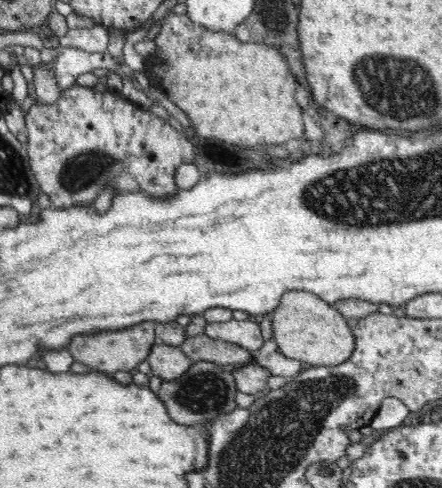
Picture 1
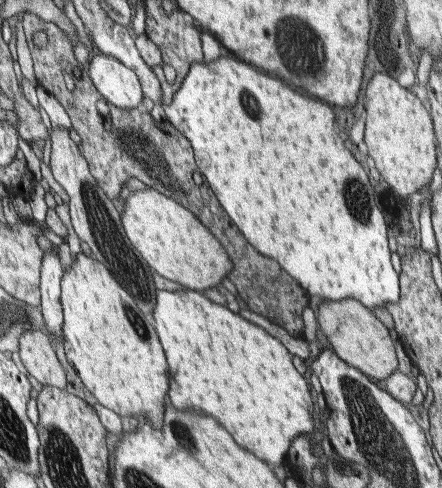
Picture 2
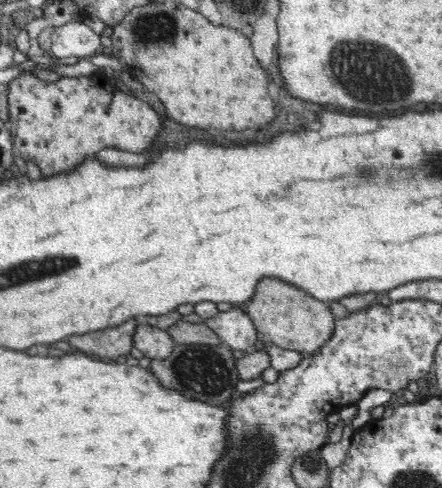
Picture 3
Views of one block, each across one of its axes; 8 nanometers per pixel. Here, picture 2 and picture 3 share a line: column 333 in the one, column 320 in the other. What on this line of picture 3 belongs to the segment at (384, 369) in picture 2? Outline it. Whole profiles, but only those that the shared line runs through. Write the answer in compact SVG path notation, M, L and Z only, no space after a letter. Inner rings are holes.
M264 278L256 284L258 296L244 306L246 314L254 320L258 332L266 336L266 340L274 342L284 350L296 350L302 356L314 356L332 340L336 334L336 320L332 316L330 304L312 298L312 294L298 290L276 278Z

